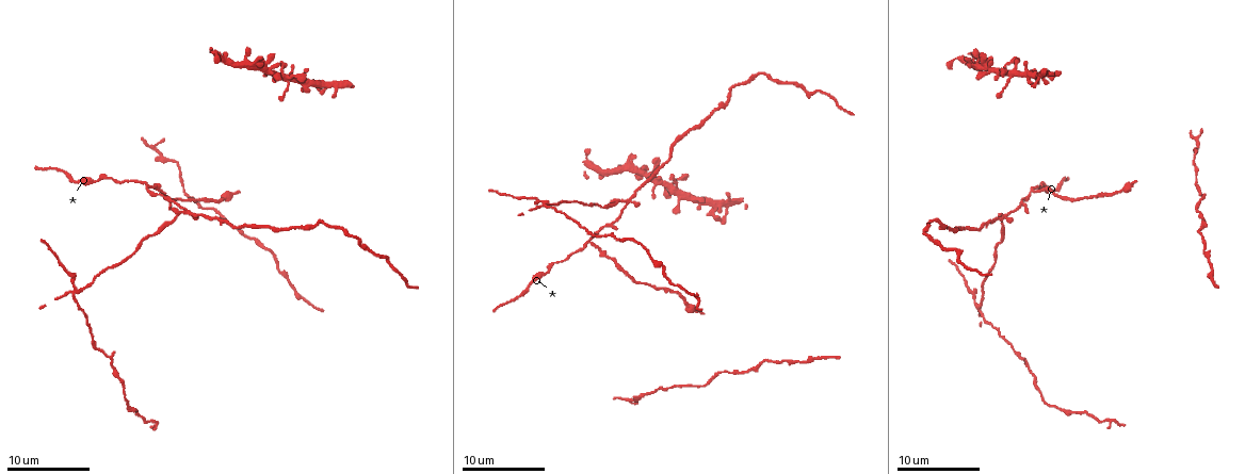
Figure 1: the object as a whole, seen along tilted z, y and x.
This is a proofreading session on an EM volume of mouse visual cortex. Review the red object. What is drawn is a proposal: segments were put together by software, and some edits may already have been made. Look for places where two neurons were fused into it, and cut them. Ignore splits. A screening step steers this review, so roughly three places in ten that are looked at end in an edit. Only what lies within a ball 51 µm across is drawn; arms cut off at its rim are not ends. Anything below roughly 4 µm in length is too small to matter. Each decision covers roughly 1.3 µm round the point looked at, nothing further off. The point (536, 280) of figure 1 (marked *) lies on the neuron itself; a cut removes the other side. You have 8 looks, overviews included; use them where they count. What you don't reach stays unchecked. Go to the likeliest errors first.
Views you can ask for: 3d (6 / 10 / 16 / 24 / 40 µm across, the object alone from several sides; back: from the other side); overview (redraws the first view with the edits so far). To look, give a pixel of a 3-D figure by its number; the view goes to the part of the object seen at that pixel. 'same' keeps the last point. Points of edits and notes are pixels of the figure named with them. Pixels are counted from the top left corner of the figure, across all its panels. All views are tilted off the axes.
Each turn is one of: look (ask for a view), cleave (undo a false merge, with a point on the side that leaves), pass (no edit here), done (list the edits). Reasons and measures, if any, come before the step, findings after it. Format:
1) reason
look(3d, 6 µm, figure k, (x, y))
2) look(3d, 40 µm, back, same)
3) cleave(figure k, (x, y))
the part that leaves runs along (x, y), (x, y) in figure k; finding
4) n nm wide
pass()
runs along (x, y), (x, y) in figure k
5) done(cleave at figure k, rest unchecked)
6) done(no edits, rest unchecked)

four-way junction
look(3d, 10 µm, figure 1, (76, 292))

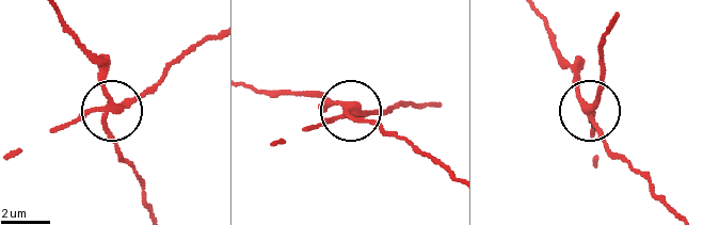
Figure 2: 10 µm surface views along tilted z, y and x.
look(3d, 10 µm, back, figure 2, (110, 108))

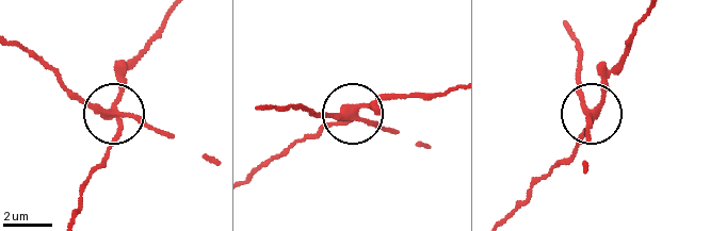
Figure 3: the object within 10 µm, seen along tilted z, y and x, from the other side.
side arm 8 µm; 4 arms
cleave(figure 3, (110, 148))
a second neuron is stuck on

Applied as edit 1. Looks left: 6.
four arms meet
look(3d, 6 µm, figure 1, (626, 200))

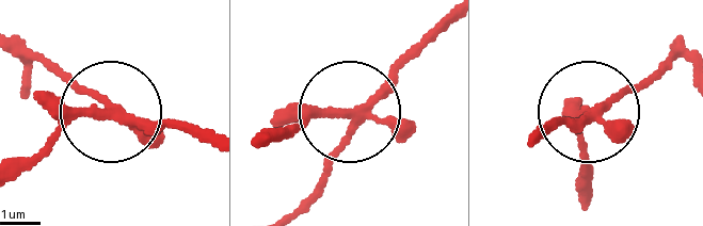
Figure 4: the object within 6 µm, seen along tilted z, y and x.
side arm 24 µm; 4 arms
pass()
one neuron here

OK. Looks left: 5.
three-way junction
look(3d, 16 µm, figure 1, (1031, 192))

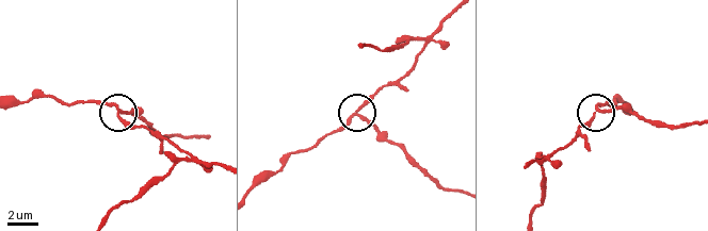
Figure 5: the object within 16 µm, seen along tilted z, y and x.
look(3d, 6 µm, figure 5, (361, 115))

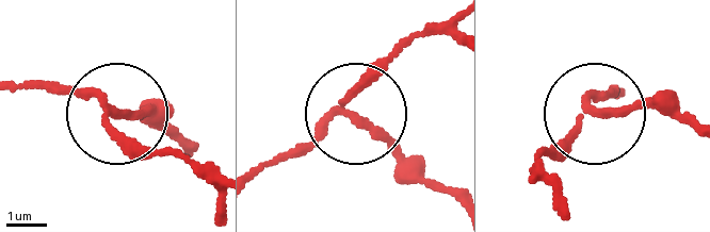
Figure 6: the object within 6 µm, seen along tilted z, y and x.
170 nm wide
cleave(figure 6, (152, 109))
the part that leaves runs along (111, 108), (158, 113), (177, 130) in figure 6; a second neuron is stuck on

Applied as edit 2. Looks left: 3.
look(3d, 16 µm, figure 1, (652, 178))

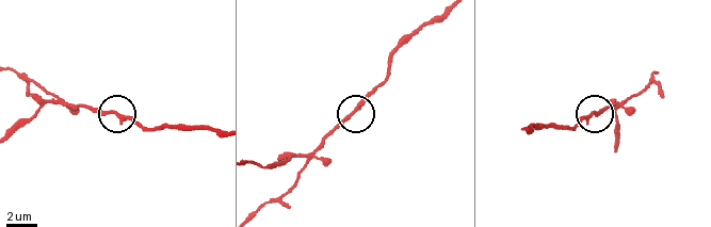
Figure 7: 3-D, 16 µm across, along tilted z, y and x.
240 nm wide
pass()
runs along (15, 71), (65, 102), (93, 106), (154, 127) in figure 7; one neuron here

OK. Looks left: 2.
done(cleave at figure 3, cleave at figure 6, rest unchecked)

